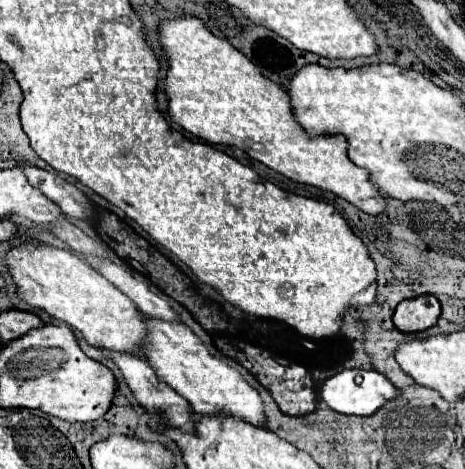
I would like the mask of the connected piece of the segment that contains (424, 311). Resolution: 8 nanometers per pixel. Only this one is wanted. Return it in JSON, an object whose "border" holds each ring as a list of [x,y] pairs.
{"border":[[[419,296],[403,300],[393,314],[393,324],[401,332],[423,332],[437,324],[441,314],[439,300],[435,296]]]}

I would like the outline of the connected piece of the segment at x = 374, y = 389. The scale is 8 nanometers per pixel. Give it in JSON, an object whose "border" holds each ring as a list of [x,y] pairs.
{"border":[[[343,370],[329,380],[325,380],[319,388],[319,398],[327,402],[333,410],[341,414],[353,416],[373,416],[379,408],[383,408],[389,400],[399,398],[401,392],[395,388],[381,372],[377,370]]]}

